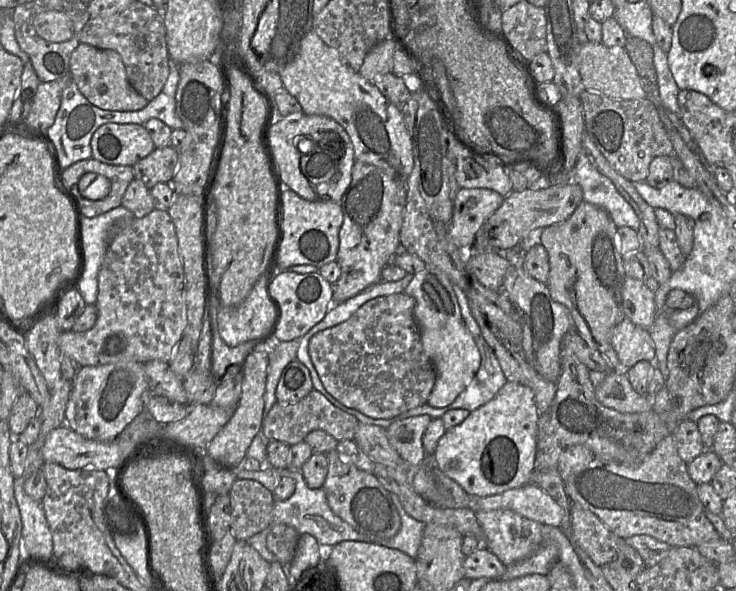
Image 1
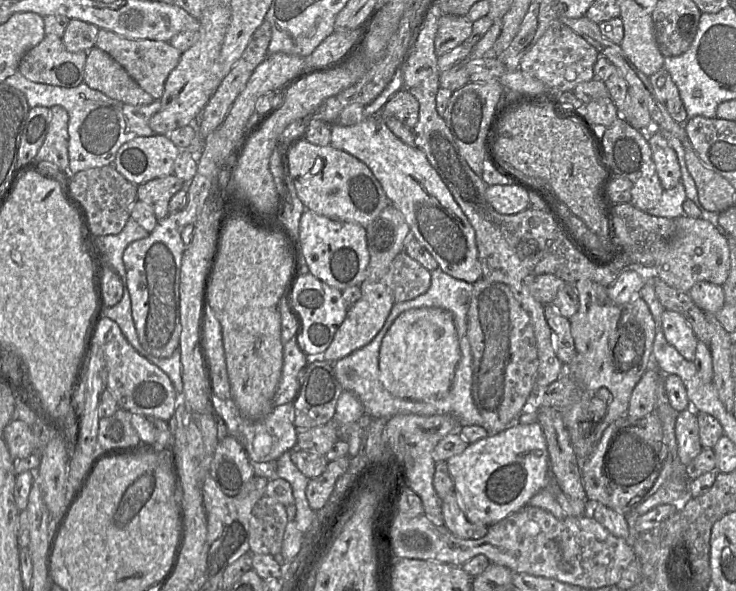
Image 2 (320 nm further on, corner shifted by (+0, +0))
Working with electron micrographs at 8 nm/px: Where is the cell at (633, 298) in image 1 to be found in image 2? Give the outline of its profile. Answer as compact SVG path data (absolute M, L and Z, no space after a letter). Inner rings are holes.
M665 310L661 317L660 329L670 345L685 359L693 361L698 339L686 320L677 312Z

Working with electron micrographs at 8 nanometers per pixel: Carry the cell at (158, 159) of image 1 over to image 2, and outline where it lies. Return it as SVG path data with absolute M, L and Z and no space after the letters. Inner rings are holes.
M173 174L155 178L137 186L137 200L148 205L160 221L169 215L168 204L172 196L185 188L185 185Z

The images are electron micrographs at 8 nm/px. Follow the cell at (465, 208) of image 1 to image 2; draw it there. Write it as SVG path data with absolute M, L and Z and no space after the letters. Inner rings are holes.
M517 185L488 186L485 197L491 206L504 215L514 215L529 207L528 192Z

